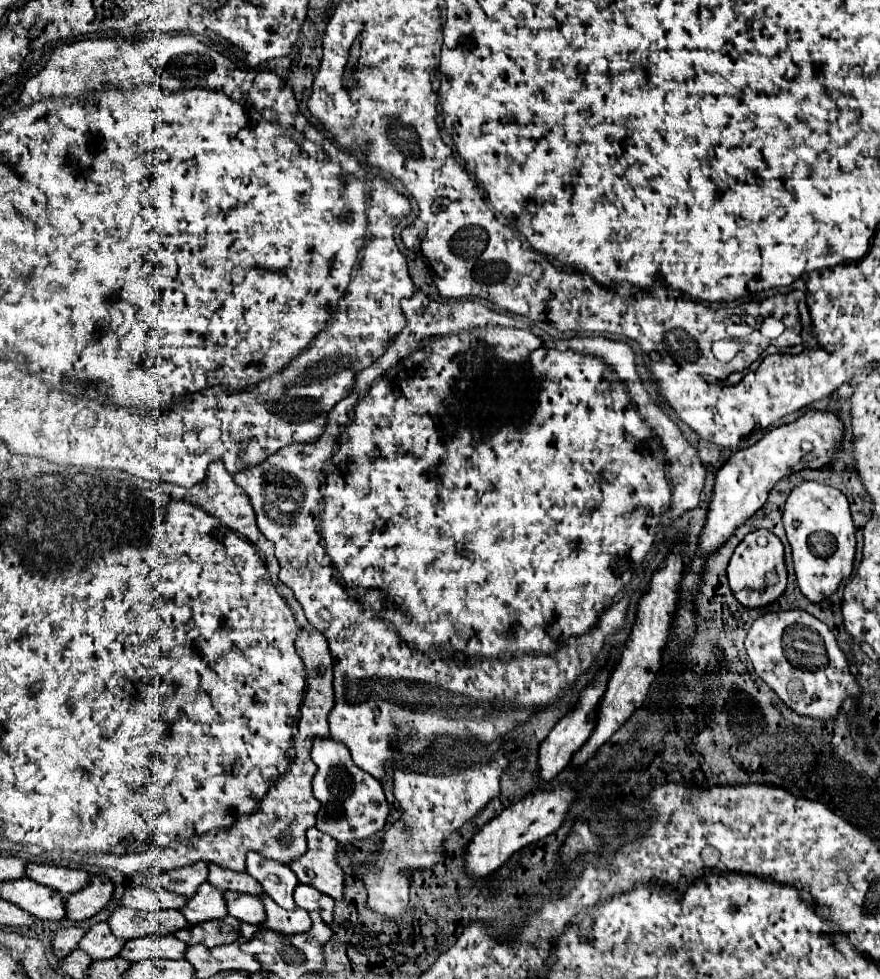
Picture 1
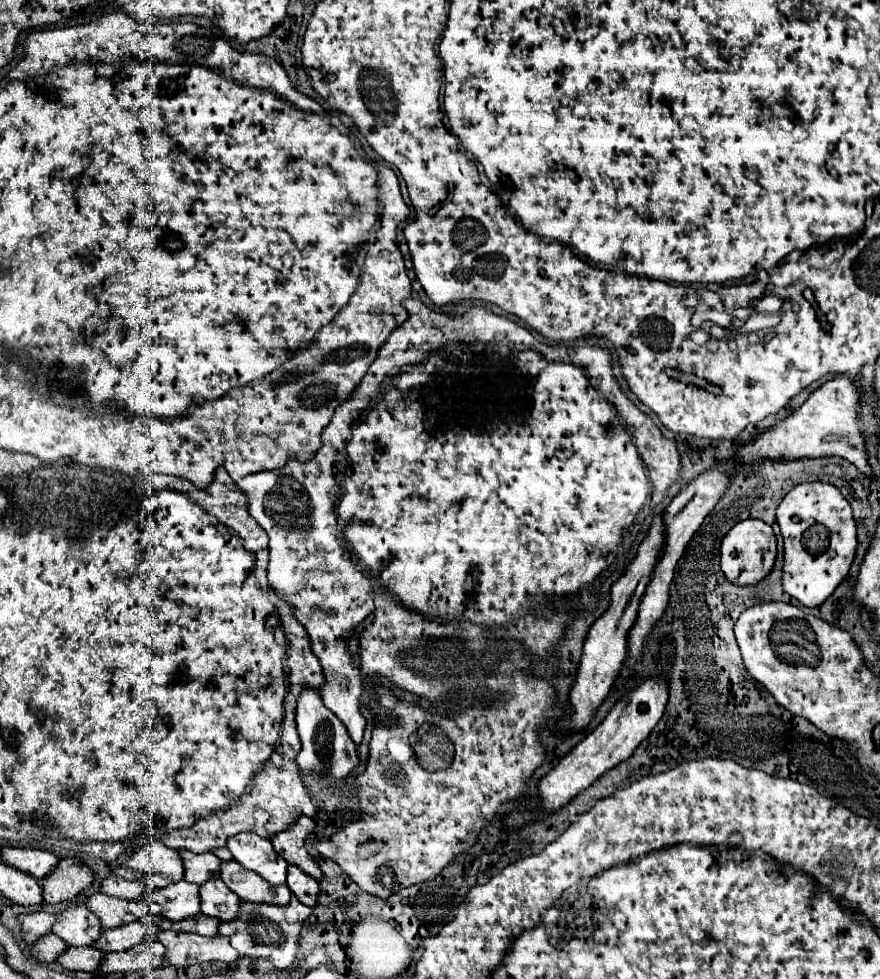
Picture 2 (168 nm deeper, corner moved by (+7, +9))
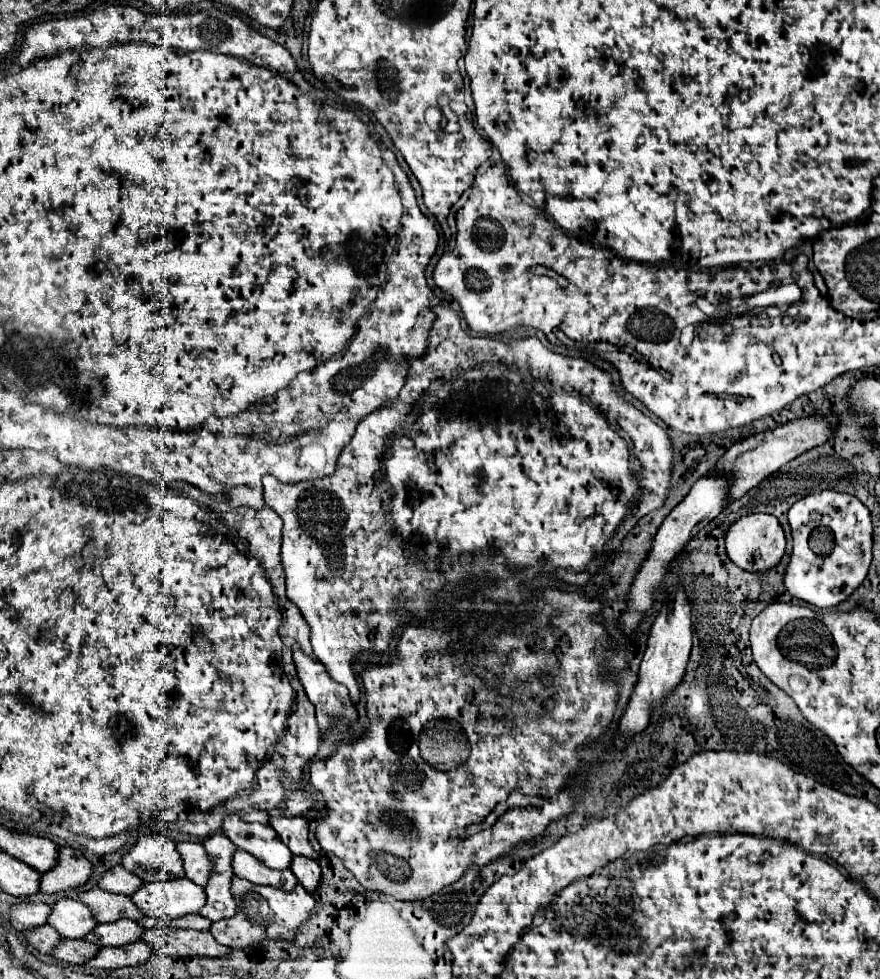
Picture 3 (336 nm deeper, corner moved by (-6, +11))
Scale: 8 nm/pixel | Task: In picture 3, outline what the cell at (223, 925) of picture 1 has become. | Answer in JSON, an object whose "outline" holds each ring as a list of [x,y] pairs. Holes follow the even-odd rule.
{"outline":[[[187,914],[183,918],[165,918],[165,924],[173,926],[173,928],[193,928],[193,930],[209,930],[211,922],[207,918],[203,918],[201,914]]]}

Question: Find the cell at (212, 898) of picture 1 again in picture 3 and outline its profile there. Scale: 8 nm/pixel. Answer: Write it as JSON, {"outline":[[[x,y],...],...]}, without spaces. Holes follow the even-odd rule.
{"outline":[[[171,878],[161,882],[145,882],[135,894],[133,904],[153,918],[179,918],[199,912],[205,904],[205,890],[187,878]]]}

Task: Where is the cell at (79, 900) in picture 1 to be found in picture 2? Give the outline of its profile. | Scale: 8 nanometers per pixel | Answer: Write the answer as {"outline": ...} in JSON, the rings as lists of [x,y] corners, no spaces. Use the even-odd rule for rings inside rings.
{"outline":[[[62,858],[56,870],[42,880],[42,896],[48,904],[66,902],[90,888],[94,872],[78,858]]]}

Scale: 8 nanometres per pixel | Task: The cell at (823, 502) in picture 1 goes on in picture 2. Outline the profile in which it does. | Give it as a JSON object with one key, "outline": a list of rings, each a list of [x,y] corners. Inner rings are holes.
{"outline":[[[802,482],[784,496],[776,518],[784,538],[784,590],[804,606],[820,606],[844,580],[854,560],[856,524],[852,508],[832,484]]]}

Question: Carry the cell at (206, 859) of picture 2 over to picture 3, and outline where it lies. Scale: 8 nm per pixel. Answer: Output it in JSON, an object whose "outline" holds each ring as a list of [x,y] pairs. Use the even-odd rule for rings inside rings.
{"outline":[[[179,842],[177,850],[183,858],[185,876],[195,884],[205,886],[211,874],[211,860],[203,850],[203,846],[199,842]]]}

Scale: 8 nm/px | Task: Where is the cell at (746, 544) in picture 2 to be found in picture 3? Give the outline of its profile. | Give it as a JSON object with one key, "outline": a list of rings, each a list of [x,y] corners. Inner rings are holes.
{"outline":[[[749,514],[741,516],[731,524],[725,532],[725,550],[733,564],[737,564],[743,570],[749,572],[763,572],[771,566],[779,564],[783,552],[785,552],[785,536],[779,520],[771,514]]]}

